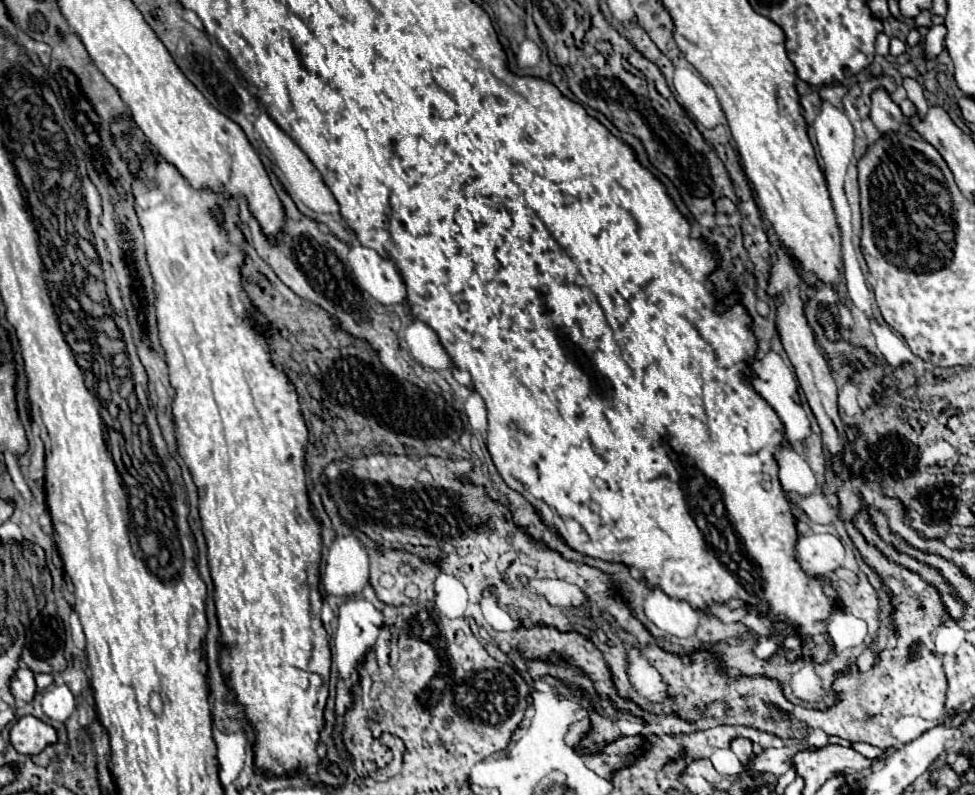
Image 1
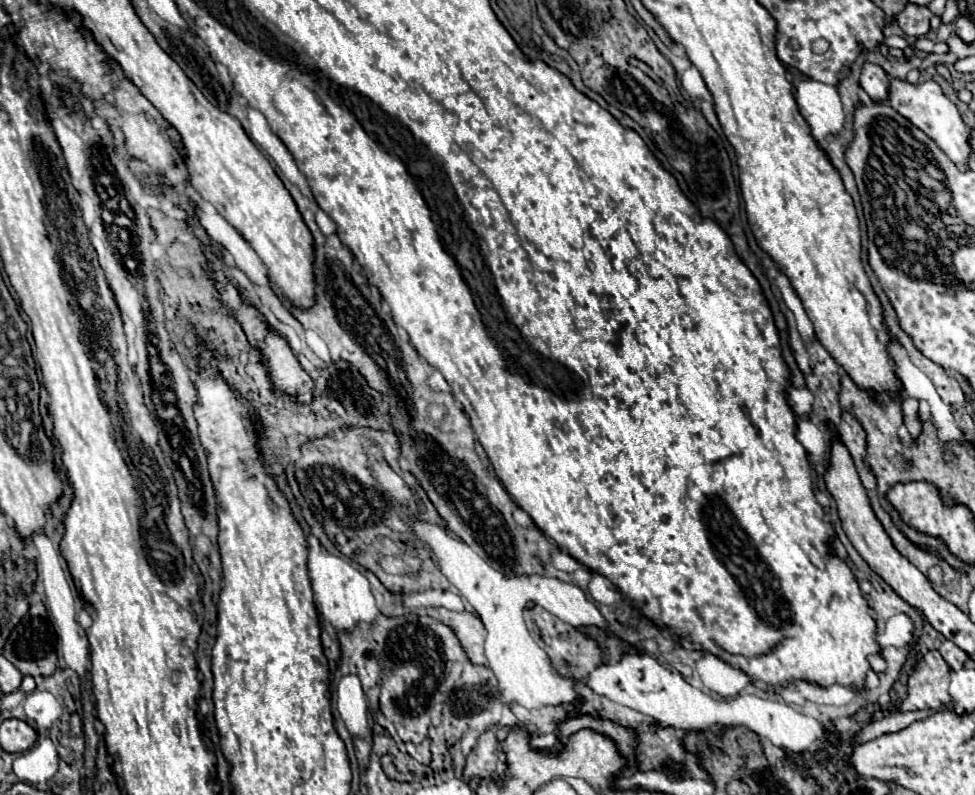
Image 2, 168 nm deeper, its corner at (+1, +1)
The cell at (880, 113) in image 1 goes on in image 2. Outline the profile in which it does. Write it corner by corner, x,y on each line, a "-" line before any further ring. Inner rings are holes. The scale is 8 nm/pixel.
865,63
863,71
861,71
861,87
869,93
869,97
873,101
885,103
887,95
889,95
889,79
887,79
887,73
883,71
883,67

